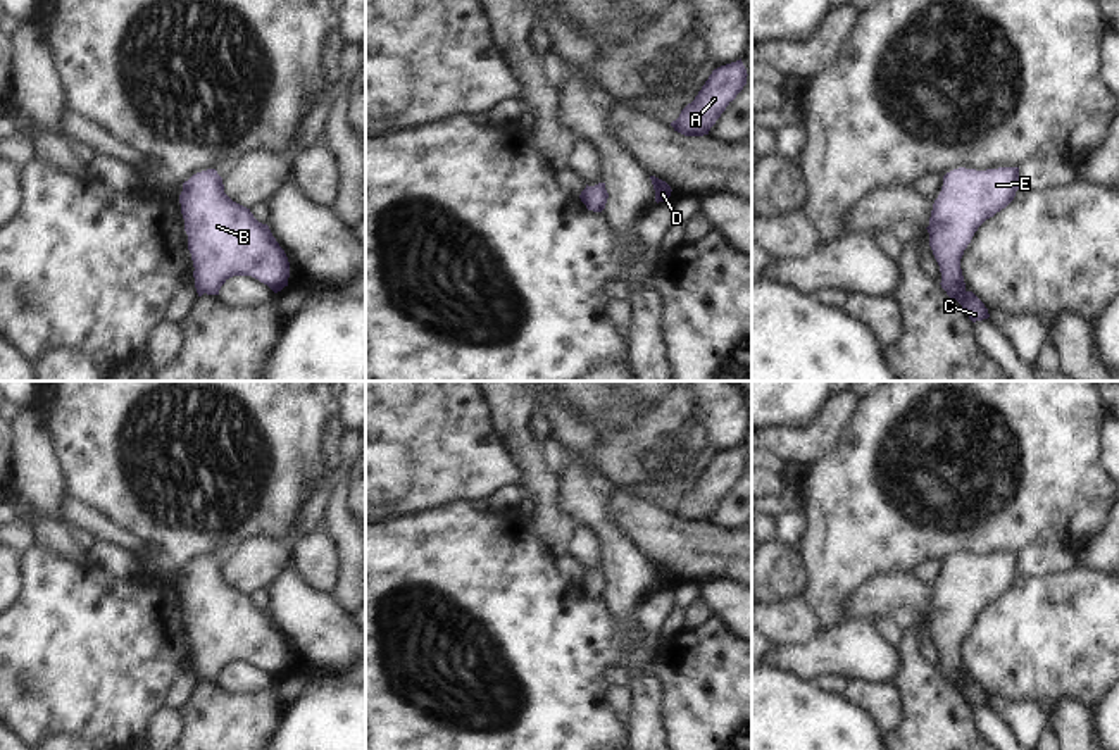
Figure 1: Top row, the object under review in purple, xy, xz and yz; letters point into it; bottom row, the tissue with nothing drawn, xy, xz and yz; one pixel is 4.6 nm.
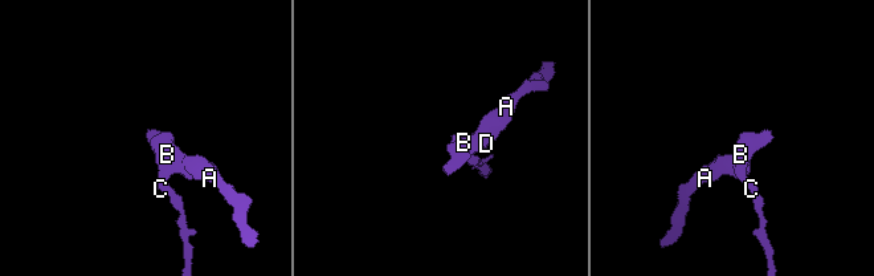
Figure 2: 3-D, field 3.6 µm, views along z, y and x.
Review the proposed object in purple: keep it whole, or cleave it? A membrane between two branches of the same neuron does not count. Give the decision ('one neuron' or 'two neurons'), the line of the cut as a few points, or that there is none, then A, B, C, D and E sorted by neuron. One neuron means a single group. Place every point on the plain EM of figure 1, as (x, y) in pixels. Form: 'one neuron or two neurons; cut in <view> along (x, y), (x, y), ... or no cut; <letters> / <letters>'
one neuron; no cut; A B C D E

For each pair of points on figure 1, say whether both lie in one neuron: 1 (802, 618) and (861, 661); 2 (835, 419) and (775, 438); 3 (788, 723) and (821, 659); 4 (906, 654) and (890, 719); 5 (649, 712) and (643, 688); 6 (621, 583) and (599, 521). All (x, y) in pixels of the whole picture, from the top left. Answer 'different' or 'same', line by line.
1: different
2: same
3: different
4: different
5: same
6: same

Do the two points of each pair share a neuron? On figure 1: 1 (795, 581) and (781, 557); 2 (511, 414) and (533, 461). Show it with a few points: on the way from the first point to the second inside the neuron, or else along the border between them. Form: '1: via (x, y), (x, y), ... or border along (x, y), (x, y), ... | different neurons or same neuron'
1: via (790, 576), (781, 568), (781, 562) | same neuron
2: via (516, 426), (528, 449) | same neuron

